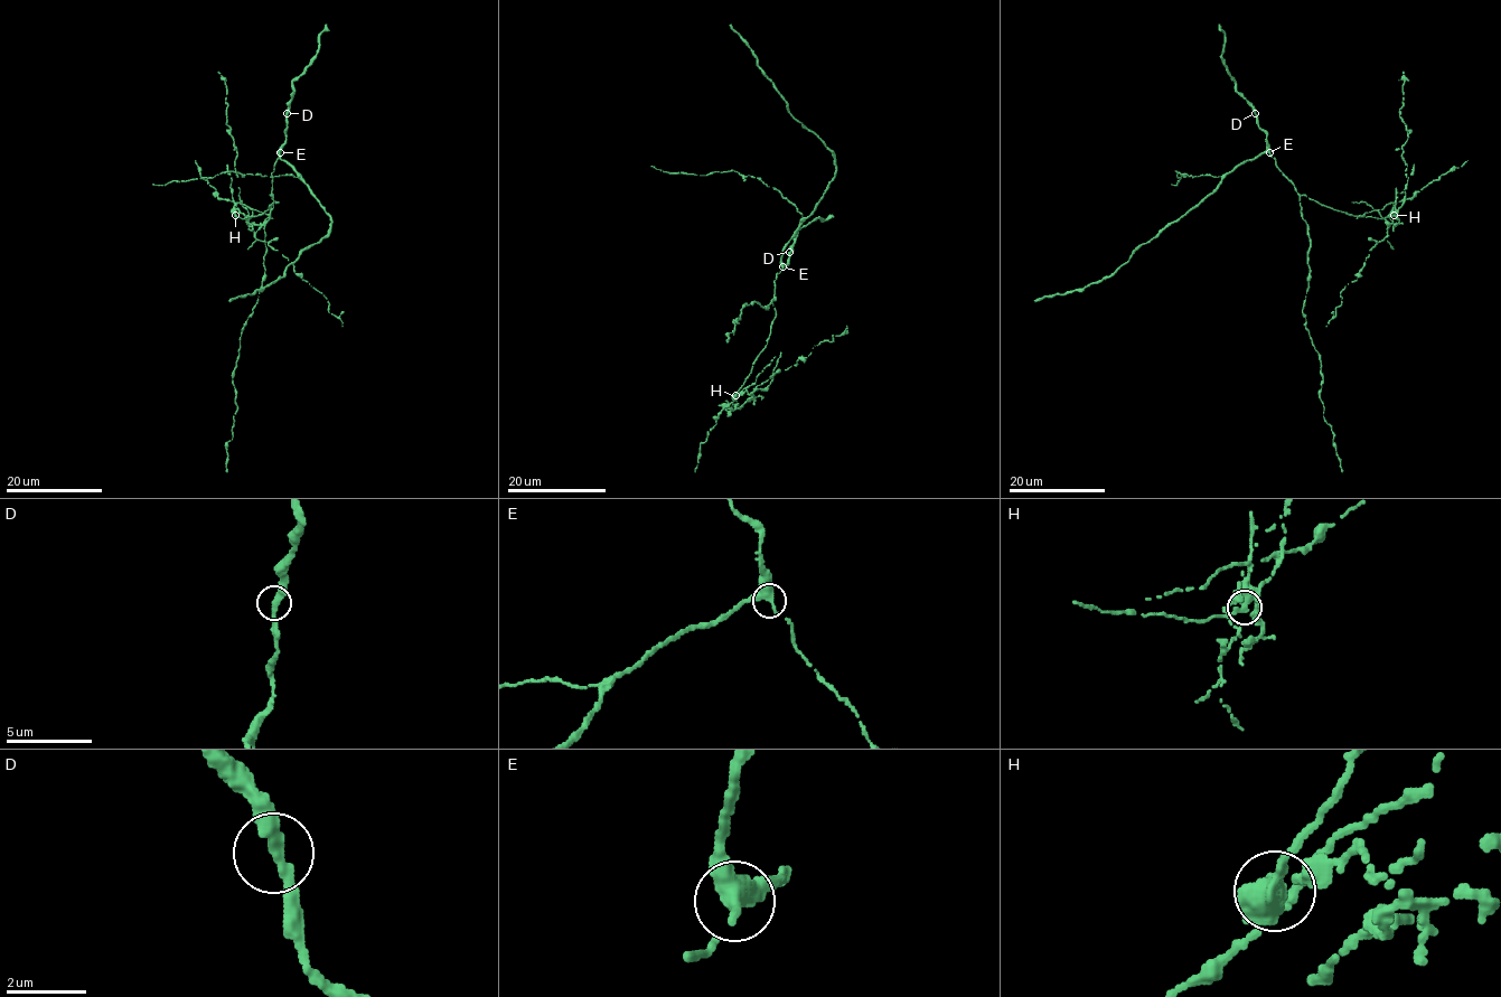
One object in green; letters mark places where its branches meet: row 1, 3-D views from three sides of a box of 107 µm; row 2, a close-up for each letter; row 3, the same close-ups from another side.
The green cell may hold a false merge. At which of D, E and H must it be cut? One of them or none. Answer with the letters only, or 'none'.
H

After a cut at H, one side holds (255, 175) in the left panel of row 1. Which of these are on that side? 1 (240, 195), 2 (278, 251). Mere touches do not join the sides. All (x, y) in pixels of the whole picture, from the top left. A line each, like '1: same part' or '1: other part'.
1: other part
2: other part

